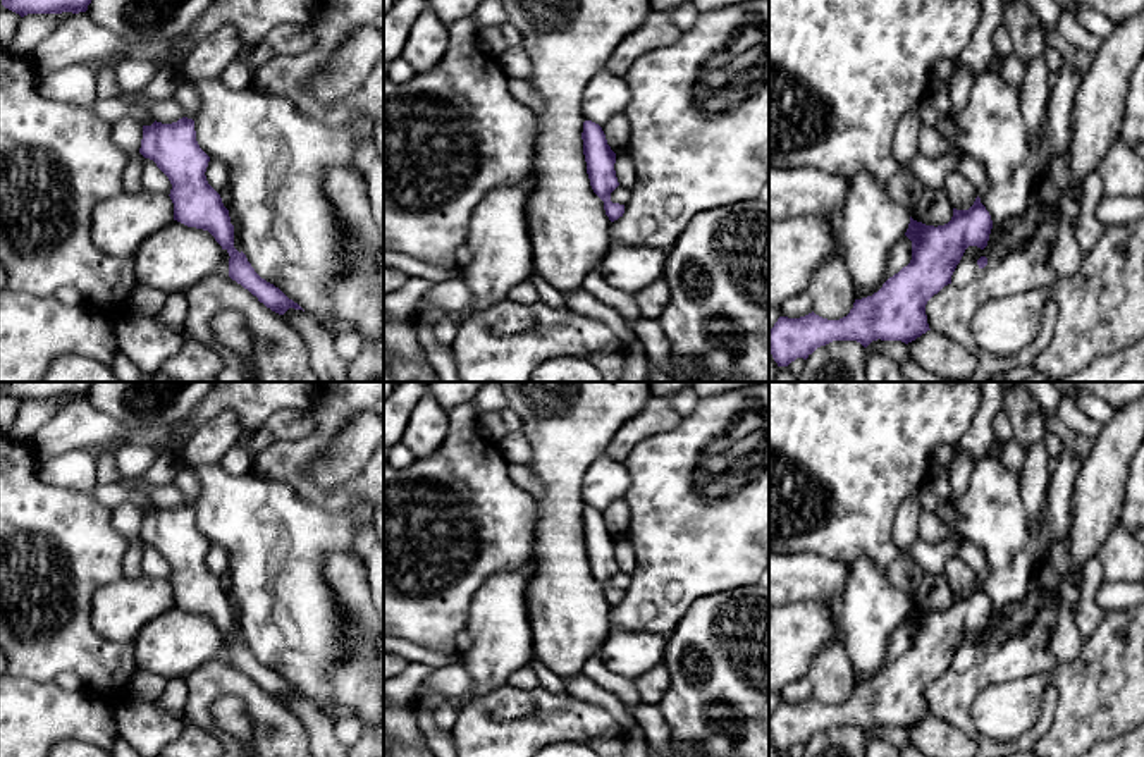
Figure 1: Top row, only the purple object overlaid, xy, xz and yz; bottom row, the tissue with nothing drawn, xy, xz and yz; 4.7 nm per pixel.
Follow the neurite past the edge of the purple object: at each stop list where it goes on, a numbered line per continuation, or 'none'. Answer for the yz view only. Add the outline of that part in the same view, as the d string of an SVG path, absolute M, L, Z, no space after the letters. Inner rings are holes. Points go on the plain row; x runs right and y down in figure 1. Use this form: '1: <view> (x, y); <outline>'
none

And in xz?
none

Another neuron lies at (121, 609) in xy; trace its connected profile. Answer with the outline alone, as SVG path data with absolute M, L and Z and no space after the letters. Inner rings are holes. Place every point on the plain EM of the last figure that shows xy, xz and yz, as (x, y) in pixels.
M127 578L103 585L91 599L91 625L110 642L131 643L155 618L174 606L174 588L162 578Z

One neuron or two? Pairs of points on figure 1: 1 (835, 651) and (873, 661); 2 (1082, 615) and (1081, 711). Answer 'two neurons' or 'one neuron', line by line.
1: two neurons
2: two neurons

